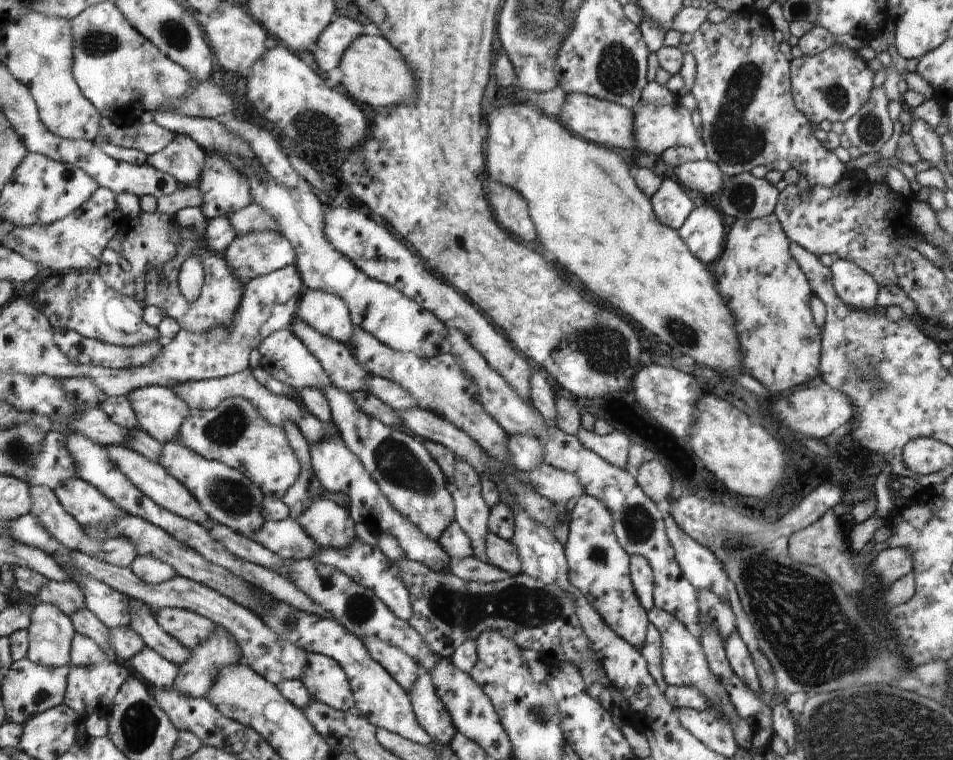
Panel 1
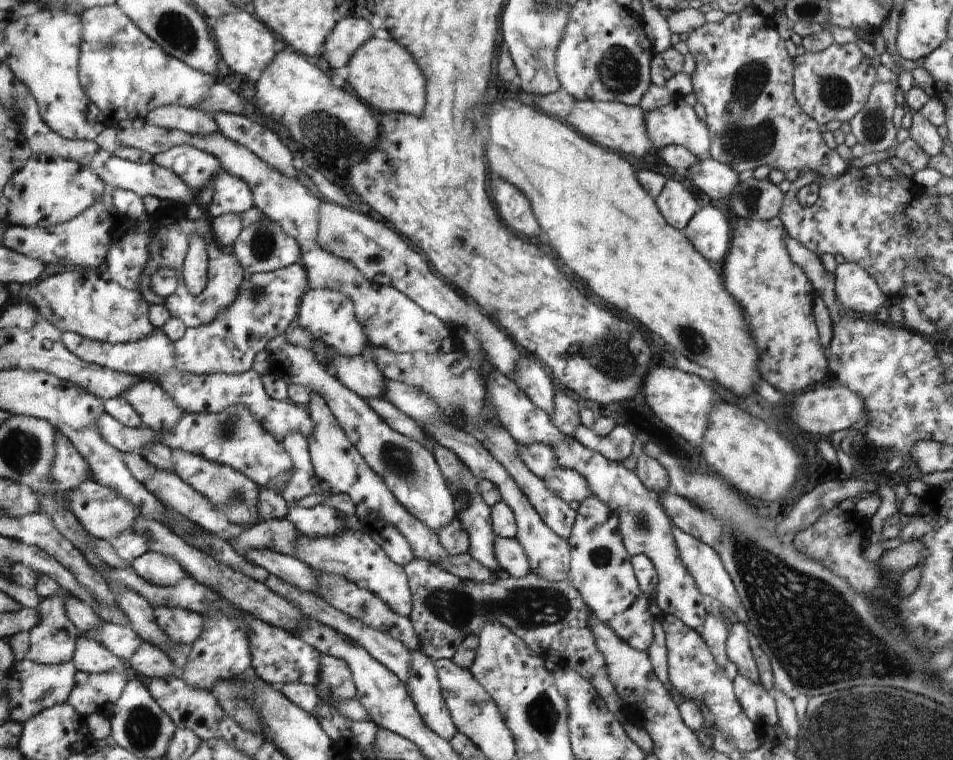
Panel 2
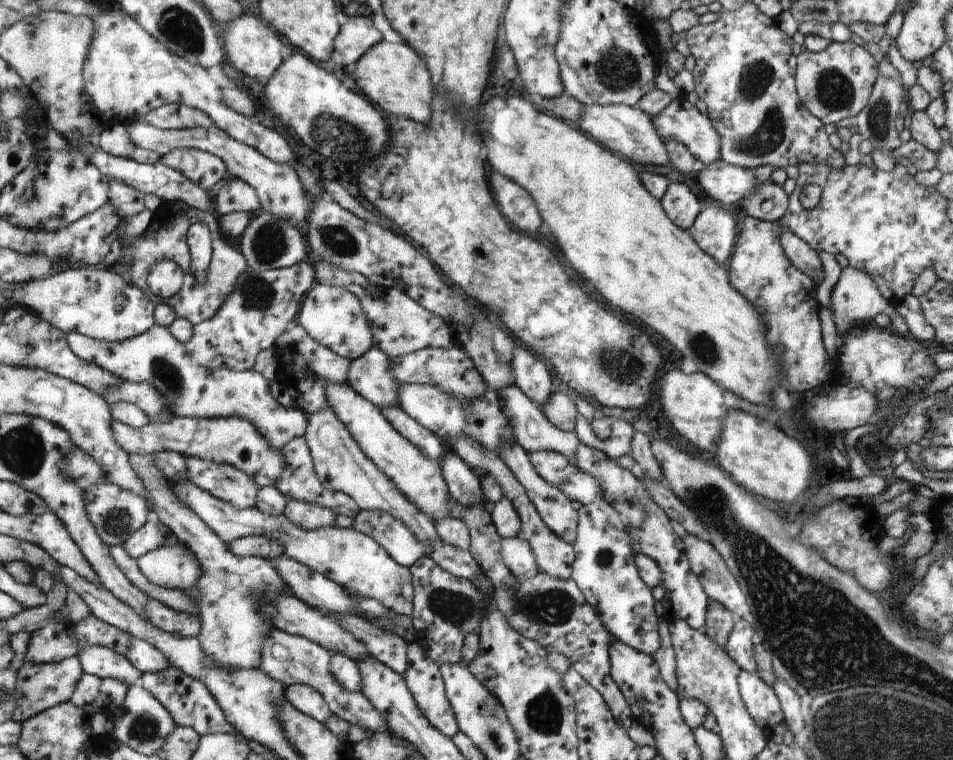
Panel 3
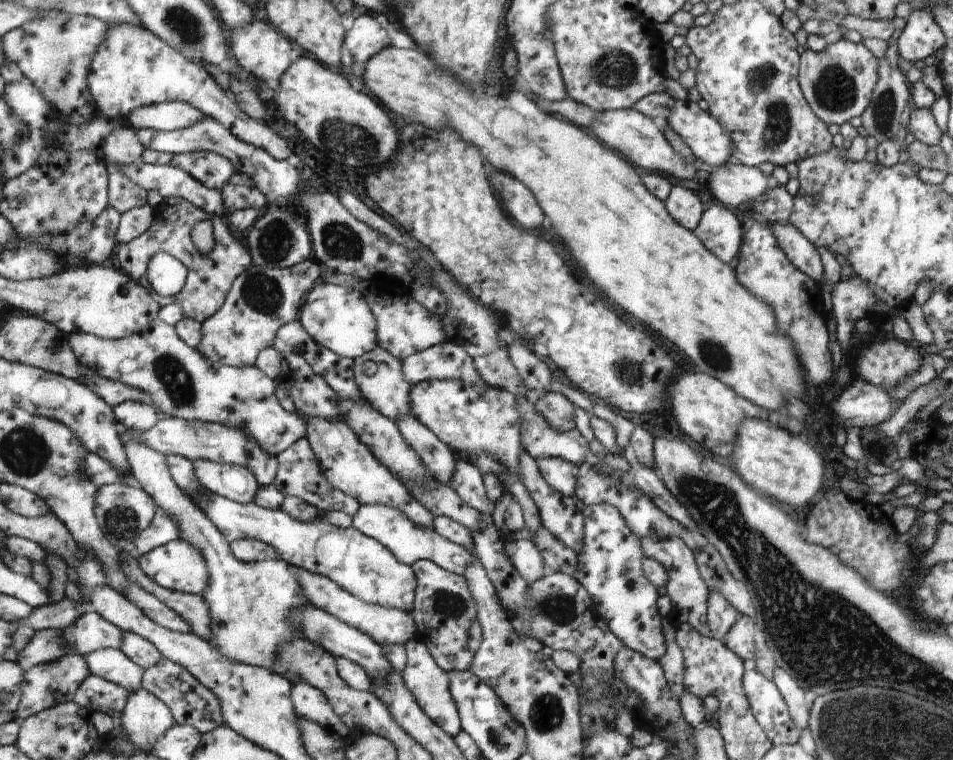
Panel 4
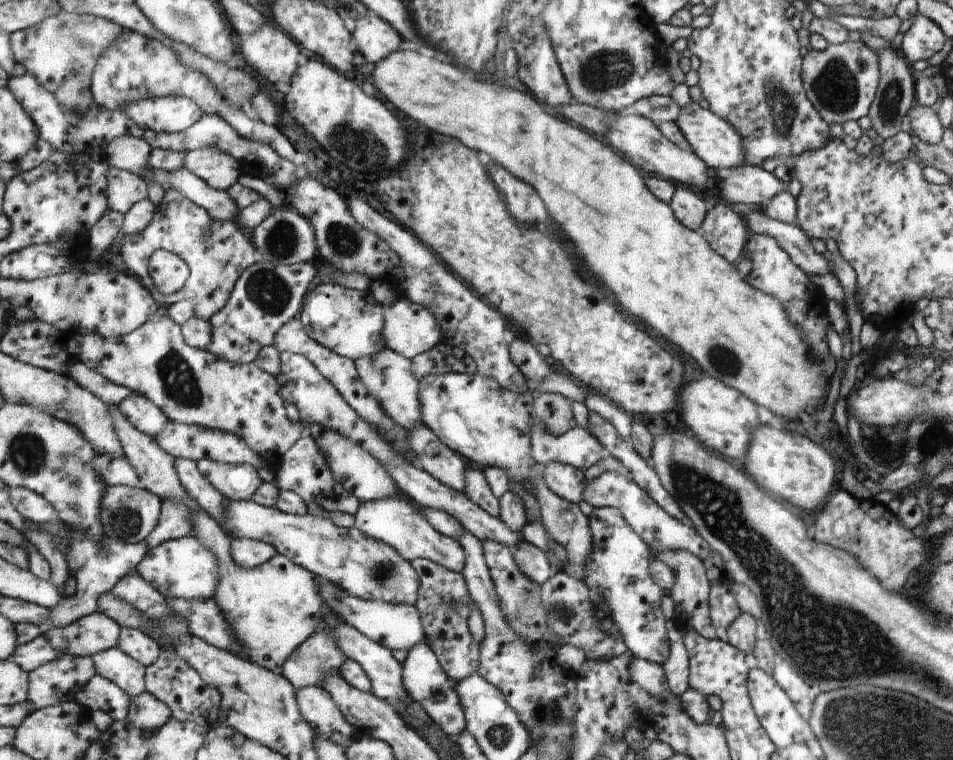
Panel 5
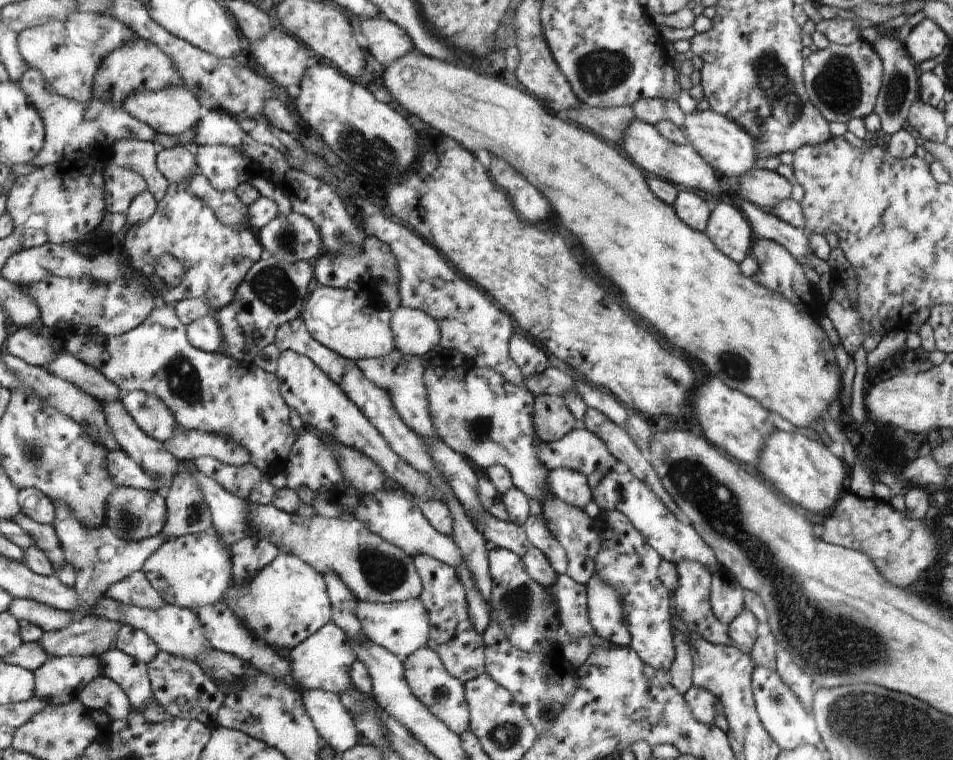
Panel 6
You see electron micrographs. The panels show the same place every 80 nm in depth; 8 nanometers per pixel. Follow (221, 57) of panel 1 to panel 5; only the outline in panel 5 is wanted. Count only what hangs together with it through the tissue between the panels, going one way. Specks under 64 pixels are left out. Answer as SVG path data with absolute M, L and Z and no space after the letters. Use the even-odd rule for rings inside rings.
M266 22L256 32L240 36L240 38L240 54L242 54L242 58L252 68L258 70L270 84L274 84L276 90L286 94L290 90L291 78L294 77L295 70L298 69L296 56L302 50L298 50L298 46L292 42L292 38L286 36L282 29L278 30L276 26L270 26Z

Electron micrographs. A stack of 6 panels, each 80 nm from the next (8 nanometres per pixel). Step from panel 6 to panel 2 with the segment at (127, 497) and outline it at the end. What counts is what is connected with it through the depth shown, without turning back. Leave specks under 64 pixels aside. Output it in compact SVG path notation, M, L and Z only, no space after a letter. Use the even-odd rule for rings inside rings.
M85 480L80 488L68 491L66 498L71 499L71 505L68 508L79 521L79 525L94 539L111 542L116 540L118 536L122 536L122 534L135 532L134 522L138 520L140 510L134 508L134 504L130 504L122 494L118 494L112 488L106 488L106 486L98 484L96 480Z

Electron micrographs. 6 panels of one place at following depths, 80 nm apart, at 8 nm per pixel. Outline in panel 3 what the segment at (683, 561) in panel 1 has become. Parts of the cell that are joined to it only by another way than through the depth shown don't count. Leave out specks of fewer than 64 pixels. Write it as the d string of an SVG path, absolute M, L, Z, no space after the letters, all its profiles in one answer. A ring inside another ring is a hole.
M680 533L690 568L698 576L708 599L724 604L732 615L746 618L746 614L751 612L746 596L740 584L726 570L726 564L716 548L706 539L698 540L695 535Z

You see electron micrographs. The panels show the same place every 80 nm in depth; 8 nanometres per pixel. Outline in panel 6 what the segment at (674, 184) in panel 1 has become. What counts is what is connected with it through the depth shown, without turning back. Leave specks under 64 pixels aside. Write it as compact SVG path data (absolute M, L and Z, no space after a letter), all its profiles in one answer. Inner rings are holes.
M688 190L678 191L673 209L678 218L695 231L704 231L711 215L708 202L696 192Z

